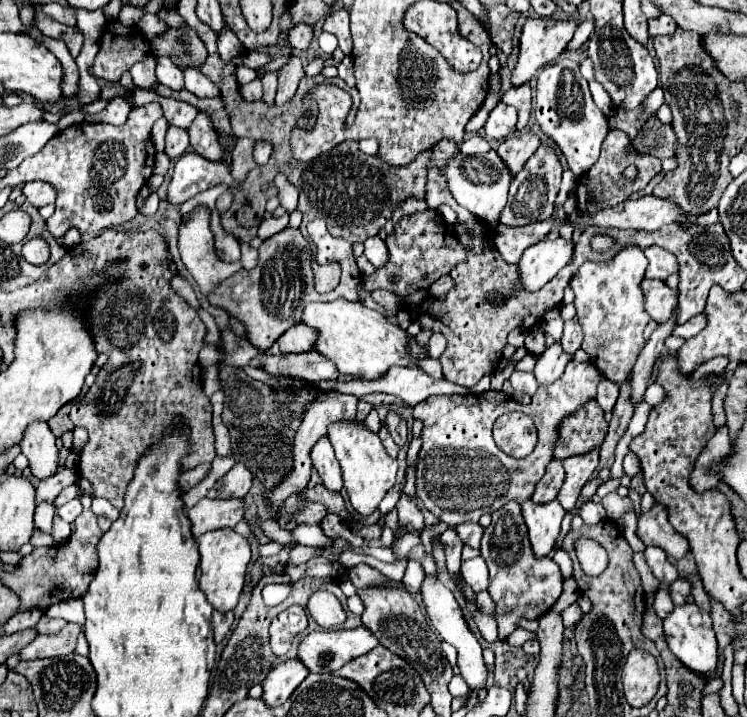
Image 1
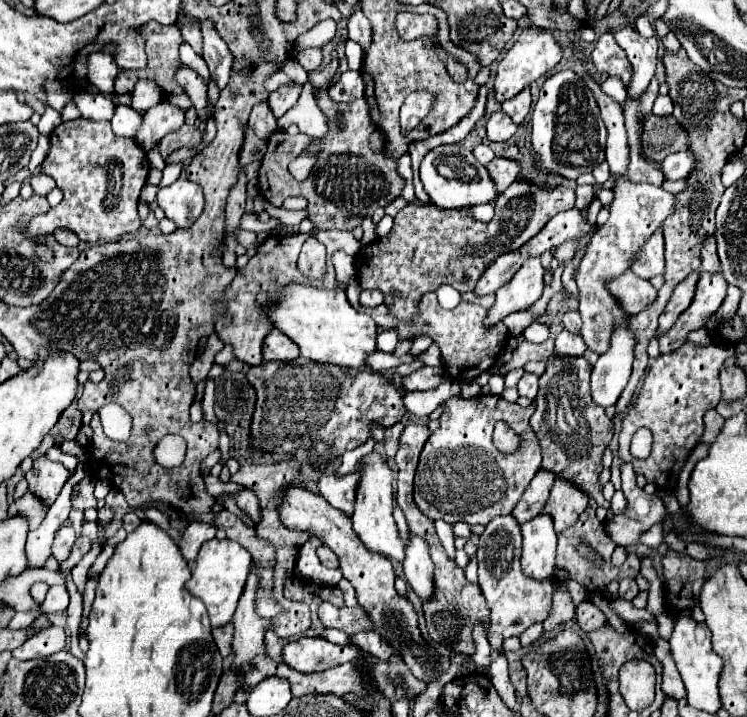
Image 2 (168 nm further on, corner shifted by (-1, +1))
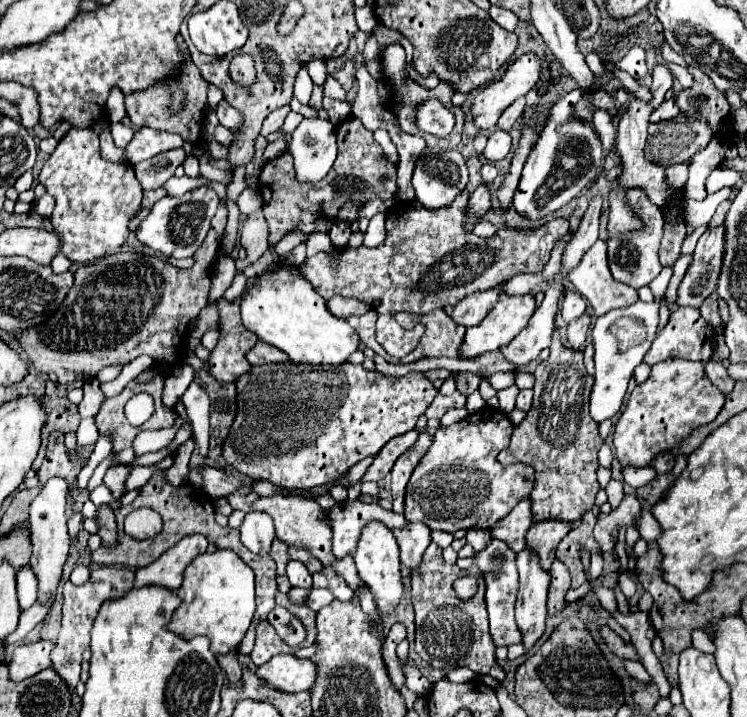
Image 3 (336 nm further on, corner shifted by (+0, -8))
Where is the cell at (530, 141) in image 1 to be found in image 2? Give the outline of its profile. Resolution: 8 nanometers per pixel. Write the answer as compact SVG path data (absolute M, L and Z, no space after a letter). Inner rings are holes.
M495 156L489 164L487 164L487 170L489 174L493 176L495 180L495 186L497 186L497 192L501 194L519 174L521 170L521 164L511 160L511 158L501 158L501 156Z

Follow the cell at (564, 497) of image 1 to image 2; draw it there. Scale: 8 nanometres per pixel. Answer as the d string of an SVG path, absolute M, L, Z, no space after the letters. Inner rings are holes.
M555 478L555 486L543 512L553 518L555 530L563 532L577 522L579 514L587 508L587 502L589 498L583 490L575 490L575 486L571 486L571 482L563 482L563 478Z

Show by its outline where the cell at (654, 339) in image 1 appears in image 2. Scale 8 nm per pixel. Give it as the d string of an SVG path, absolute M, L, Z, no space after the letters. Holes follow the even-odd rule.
M693 272L693 274L689 274L689 276L673 290L671 300L667 302L663 314L659 316L659 336L663 336L663 334L675 324L675 320L679 318L679 314L681 314L685 308L689 308L689 304L691 304L691 300L693 300L693 294L695 294L697 278L699 278L699 272Z

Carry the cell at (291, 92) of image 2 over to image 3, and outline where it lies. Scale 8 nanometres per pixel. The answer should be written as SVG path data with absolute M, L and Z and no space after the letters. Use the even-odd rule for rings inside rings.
M286 105L286 107L282 107L282 109L278 109L278 111L272 111L266 119L264 119L264 125L262 125L262 135L270 135L270 133L274 133L274 131L278 131L280 127L282 127L282 123L284 123L284 119L286 119L286 115L290 113L290 107Z

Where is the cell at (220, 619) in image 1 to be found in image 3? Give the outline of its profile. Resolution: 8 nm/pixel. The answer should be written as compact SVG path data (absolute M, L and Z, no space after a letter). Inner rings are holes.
M228 653L228 655L218 655L218 663L220 667L224 669L226 677L230 683L238 683L242 679L242 673L240 673L240 663L238 663L238 657L234 653Z

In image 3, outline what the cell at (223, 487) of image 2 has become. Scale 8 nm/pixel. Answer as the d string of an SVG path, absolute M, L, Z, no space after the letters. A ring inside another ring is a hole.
M272 495L272 497L258 497L252 505L254 511L262 511L268 513L274 519L274 527L276 527L276 537L292 547L300 547L310 551L310 555L314 555L316 559L320 559L320 563L324 565L332 565L344 579L346 583L356 591L358 585L362 585L358 571L354 567L354 559L352 557L344 557L344 559L334 559L332 555L332 529L330 525L324 521L322 517L322 507L316 501L304 499L304 497L284 497L284 495Z

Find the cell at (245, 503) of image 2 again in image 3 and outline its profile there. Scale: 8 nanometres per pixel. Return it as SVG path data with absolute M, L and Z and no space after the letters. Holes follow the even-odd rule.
M248 513L240 527L242 543L256 555L268 555L274 541L274 525L266 513Z

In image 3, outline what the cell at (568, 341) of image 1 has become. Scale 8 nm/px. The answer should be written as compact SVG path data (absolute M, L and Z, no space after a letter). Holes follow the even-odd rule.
M564 287L564 301L562 301L562 309L560 309L562 319L566 323L570 323L572 319L578 319L584 311L586 311L586 301L582 299L582 295Z

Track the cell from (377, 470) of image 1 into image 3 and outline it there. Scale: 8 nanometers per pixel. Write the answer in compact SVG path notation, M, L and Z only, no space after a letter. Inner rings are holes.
M370 521L362 529L362 537L358 541L358 551L354 555L354 563L358 567L358 575L360 575L362 583L370 589L370 593L374 597L380 619L392 615L402 599L404 587L402 587L402 573L400 573L400 559L398 559L398 543L384 523Z

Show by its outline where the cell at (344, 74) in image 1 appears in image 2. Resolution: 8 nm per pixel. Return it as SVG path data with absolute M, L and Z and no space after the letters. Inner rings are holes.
M341 72L337 82L331 86L329 90L329 96L335 100L335 102L347 102L347 100L353 100L353 98L361 98L363 96L363 78L359 72Z

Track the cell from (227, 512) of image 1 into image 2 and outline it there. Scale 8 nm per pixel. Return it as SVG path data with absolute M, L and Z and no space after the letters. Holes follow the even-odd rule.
M201 520L191 522L183 532L183 540L179 542L185 560L193 562L197 558L201 544L215 538L215 534L217 534L217 526L213 522L201 522Z

